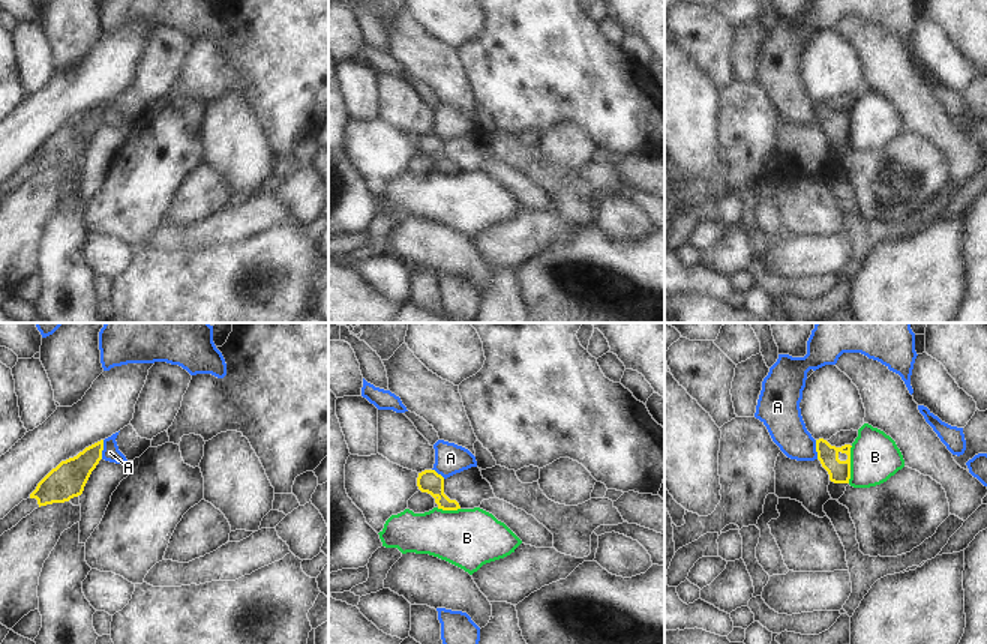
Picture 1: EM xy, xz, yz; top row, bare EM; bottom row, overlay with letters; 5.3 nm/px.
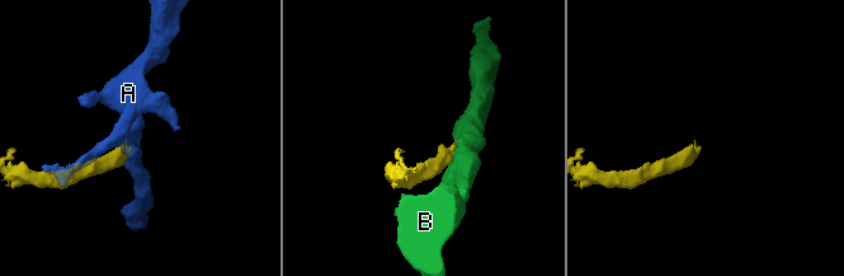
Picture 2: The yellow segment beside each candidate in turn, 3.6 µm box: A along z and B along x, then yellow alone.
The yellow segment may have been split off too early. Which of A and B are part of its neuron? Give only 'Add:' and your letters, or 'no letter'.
Add: no letter

